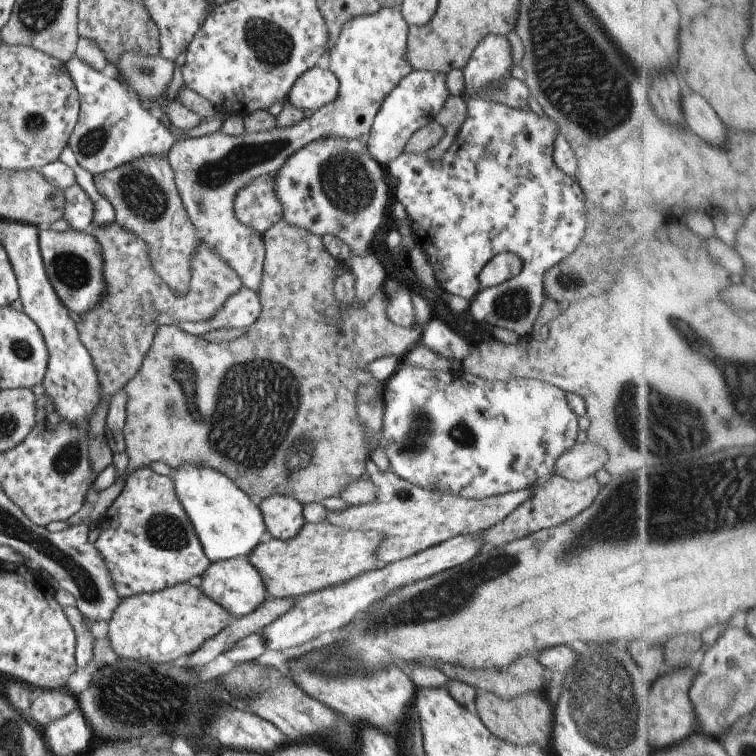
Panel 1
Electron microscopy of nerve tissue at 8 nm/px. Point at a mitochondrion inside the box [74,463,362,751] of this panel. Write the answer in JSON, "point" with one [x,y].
{"point":[127,701]}

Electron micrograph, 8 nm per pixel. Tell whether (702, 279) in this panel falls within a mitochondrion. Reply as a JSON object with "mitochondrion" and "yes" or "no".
{"mitochondrion":"no"}

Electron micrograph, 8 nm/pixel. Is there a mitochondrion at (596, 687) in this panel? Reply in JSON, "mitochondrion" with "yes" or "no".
{"mitochondrion":"yes"}

